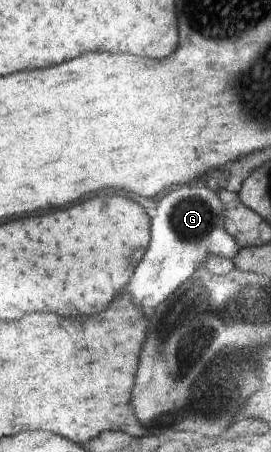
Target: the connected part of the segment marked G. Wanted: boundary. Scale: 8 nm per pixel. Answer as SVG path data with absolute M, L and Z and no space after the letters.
M184 185L158 201L154 215L154 241L150 241L150 253L146 253L146 261L138 265L138 273L134 273L128 293L138 307L153 311L191 280L197 269L206 263L207 257L217 255L232 260L240 251L238 243L224 229L224 213L218 193L212 193L206 187Z

